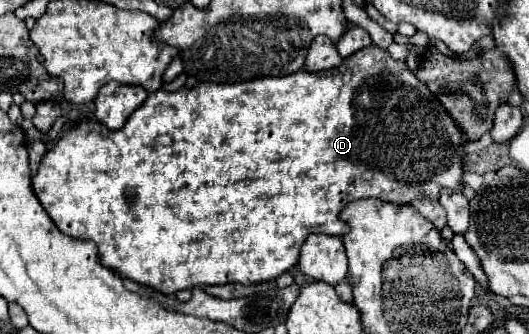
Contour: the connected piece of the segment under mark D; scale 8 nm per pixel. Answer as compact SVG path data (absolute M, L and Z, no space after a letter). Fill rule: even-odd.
M372 44L364 50L358 50L356 54L348 56L342 66L338 68L332 68L332 70L322 70L322 72L310 72L308 70L298 70L290 76L270 76L270 78L254 78L254 80L248 80L248 82L236 82L236 84L214 84L214 82L200 82L196 84L194 88L180 88L176 92L166 92L166 90L158 90L154 94L148 94L146 102L142 104L142 108L138 108L138 112L134 112L130 116L130 120L120 128L120 130L108 130L106 126L102 126L100 122L96 120L82 120L78 128L66 132L54 146L52 150L48 150L40 162L40 168L38 168L38 174L32 178L32 188L34 188L34 194L38 196L40 204L44 206L44 210L48 212L48 216L54 220L54 224L58 226L60 232L64 232L66 236L72 236L72 238L78 238L78 240L92 240L96 246L98 246L98 254L100 254L100 260L106 268L118 272L122 278L130 278L142 286L150 286L162 294L176 294L178 290L186 290L186 288L194 288L194 286L210 286L210 284L230 284L230 282L240 282L244 286L250 286L250 284L260 284L260 282L270 282L270 280L276 280L278 276L282 276L284 272L288 272L290 268L294 268L298 264L298 254L300 254L300 246L302 242L306 240L308 234L312 232L322 232L322 234L334 234L334 236L344 236L350 228L344 220L340 220L340 212L346 204L350 204L352 200L360 200L360 198L380 198L380 200L386 200L386 202L392 202L392 204L412 204L414 200L420 200L420 198L430 198L430 200L438 200L438 192L442 188L450 188L450 190L458 190L464 186L464 152L462 148L466 146L468 140L464 140L462 132L458 130L458 126L454 124L454 120L450 120L450 114L446 112L446 108L442 108L442 104L438 104L438 100L434 100L432 92L426 88L426 84L422 84L414 72L406 66L406 62L400 62L400 60L392 60L390 54Z

